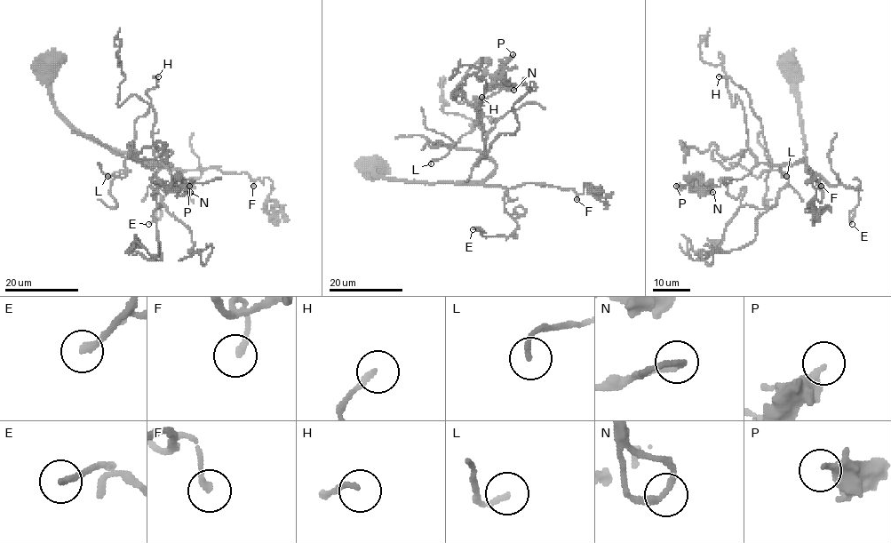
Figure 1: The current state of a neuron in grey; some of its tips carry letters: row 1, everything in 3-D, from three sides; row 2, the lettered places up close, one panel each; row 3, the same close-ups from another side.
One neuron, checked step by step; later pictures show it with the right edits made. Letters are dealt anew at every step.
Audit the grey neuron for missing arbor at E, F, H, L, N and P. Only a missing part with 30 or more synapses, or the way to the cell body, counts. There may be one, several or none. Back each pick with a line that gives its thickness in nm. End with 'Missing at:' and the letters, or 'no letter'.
E: Thickness 200 nm
H: Thickness 170 nm
L: Thickness 170 nm
Missing at: E, H, L

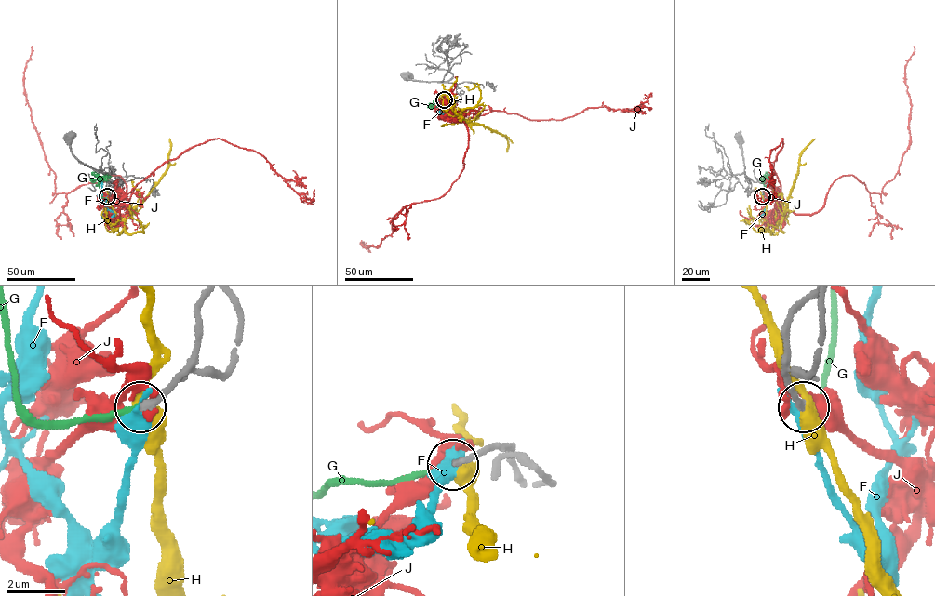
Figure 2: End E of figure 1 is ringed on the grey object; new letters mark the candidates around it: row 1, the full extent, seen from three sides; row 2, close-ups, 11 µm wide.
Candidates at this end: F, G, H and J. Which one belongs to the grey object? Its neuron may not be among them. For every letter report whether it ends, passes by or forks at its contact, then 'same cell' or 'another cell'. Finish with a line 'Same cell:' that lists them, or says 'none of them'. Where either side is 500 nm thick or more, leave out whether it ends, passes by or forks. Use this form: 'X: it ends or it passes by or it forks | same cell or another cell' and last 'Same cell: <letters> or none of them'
F: it ends | another cell
G: it ends | same cell
H: another cell
J: it ends | another cell
Same cell: G

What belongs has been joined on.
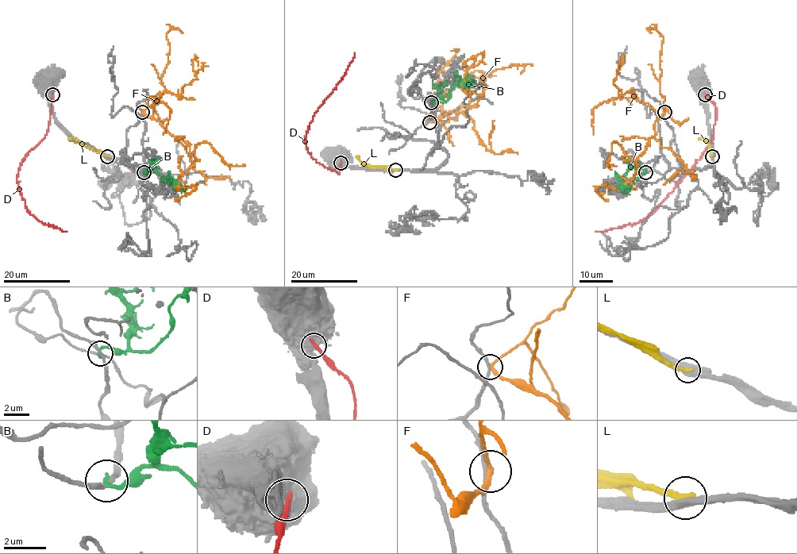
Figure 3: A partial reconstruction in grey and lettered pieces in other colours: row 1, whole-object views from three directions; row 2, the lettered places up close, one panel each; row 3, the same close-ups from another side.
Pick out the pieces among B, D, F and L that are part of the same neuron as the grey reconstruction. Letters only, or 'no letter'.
no letter

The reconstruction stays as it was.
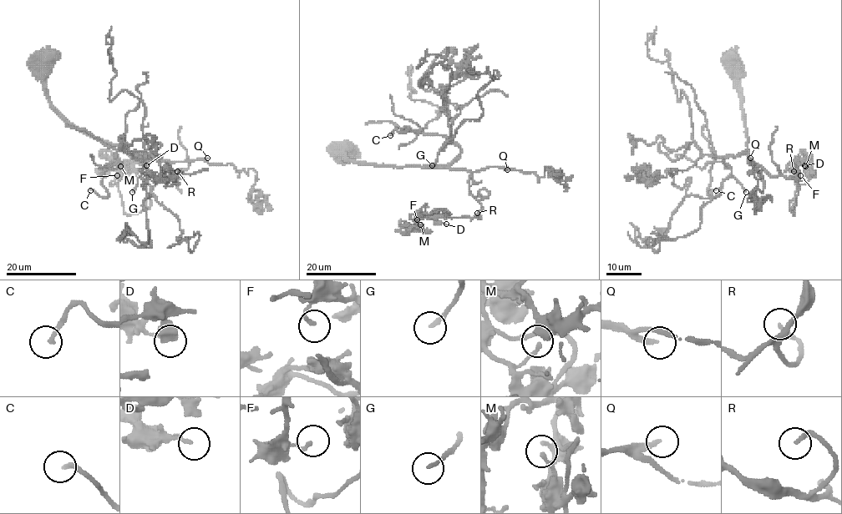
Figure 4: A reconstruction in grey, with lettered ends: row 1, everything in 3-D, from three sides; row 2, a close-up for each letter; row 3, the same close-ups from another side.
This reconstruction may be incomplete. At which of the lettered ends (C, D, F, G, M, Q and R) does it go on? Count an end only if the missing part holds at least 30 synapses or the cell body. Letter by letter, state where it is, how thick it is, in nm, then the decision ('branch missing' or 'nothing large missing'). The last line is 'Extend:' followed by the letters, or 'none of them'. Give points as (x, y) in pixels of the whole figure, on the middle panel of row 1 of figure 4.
C: at (390, 135); 200 nm thick; branch missing
D: at (446, 224); 140 nm thick; nothing large missing
F: at (417, 219); 140 nm thick; nothing large missing
G: at (432, 165); 180 nm thick; branch missing
M: at (420, 224); 150 nm thick; nothing large missing
Q: at (507, 169); 220 nm thick; branch missing
R: at (477, 213); 170 nm thick; branch missing
Extend: C, G, Q, R

